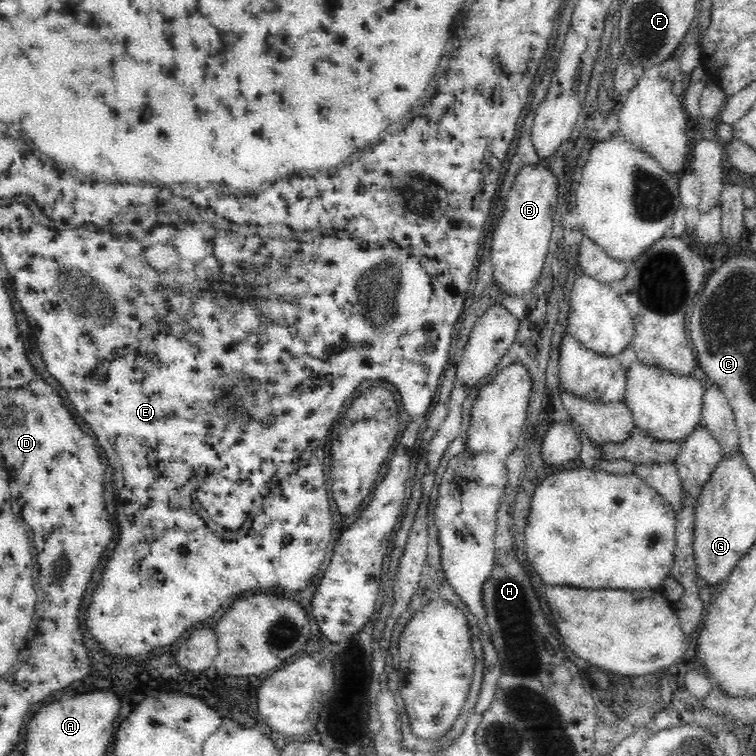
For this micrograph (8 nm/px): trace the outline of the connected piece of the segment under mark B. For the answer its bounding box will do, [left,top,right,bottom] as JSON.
[492,162,557,298]

